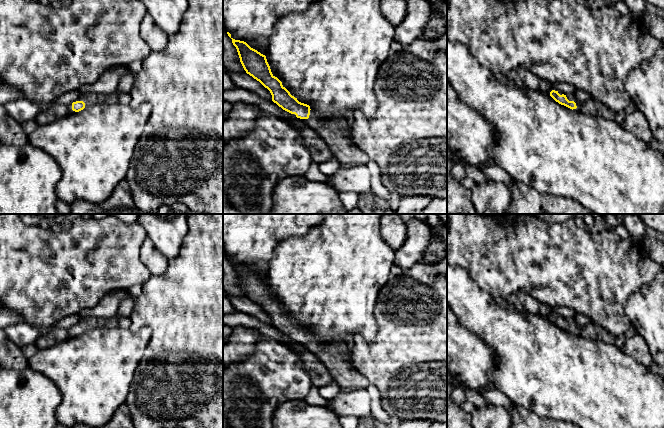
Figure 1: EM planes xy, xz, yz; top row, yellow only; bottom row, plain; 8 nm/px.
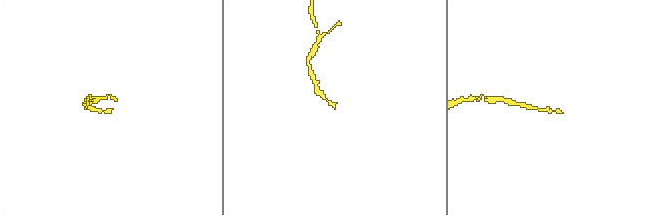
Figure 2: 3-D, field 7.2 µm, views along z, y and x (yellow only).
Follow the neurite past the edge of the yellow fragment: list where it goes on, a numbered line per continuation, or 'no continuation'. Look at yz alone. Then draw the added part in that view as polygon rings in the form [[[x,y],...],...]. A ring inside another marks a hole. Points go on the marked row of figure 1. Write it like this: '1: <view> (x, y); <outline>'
1: yz (570, 97); [[[568,94],[568,95],[566,95],[566,97],[567,97],[567,99],[568,99],[569,101],[574,101],[574,102],[576,103],[577,108],[576,108],[576,109],[573,109],[573,110],[574,110],[574,111],[579,111],[579,110],[580,110],[580,106],[581,106],[582,104],[575,99],[574,94]]]

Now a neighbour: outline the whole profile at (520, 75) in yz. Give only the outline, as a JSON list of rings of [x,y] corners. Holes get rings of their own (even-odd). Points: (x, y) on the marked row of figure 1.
[[[524,68],[511,70],[506,76],[514,82],[523,84],[528,89],[539,90],[540,78]]]

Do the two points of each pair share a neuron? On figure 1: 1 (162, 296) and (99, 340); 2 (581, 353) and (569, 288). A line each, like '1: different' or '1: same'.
1: different
2: different

